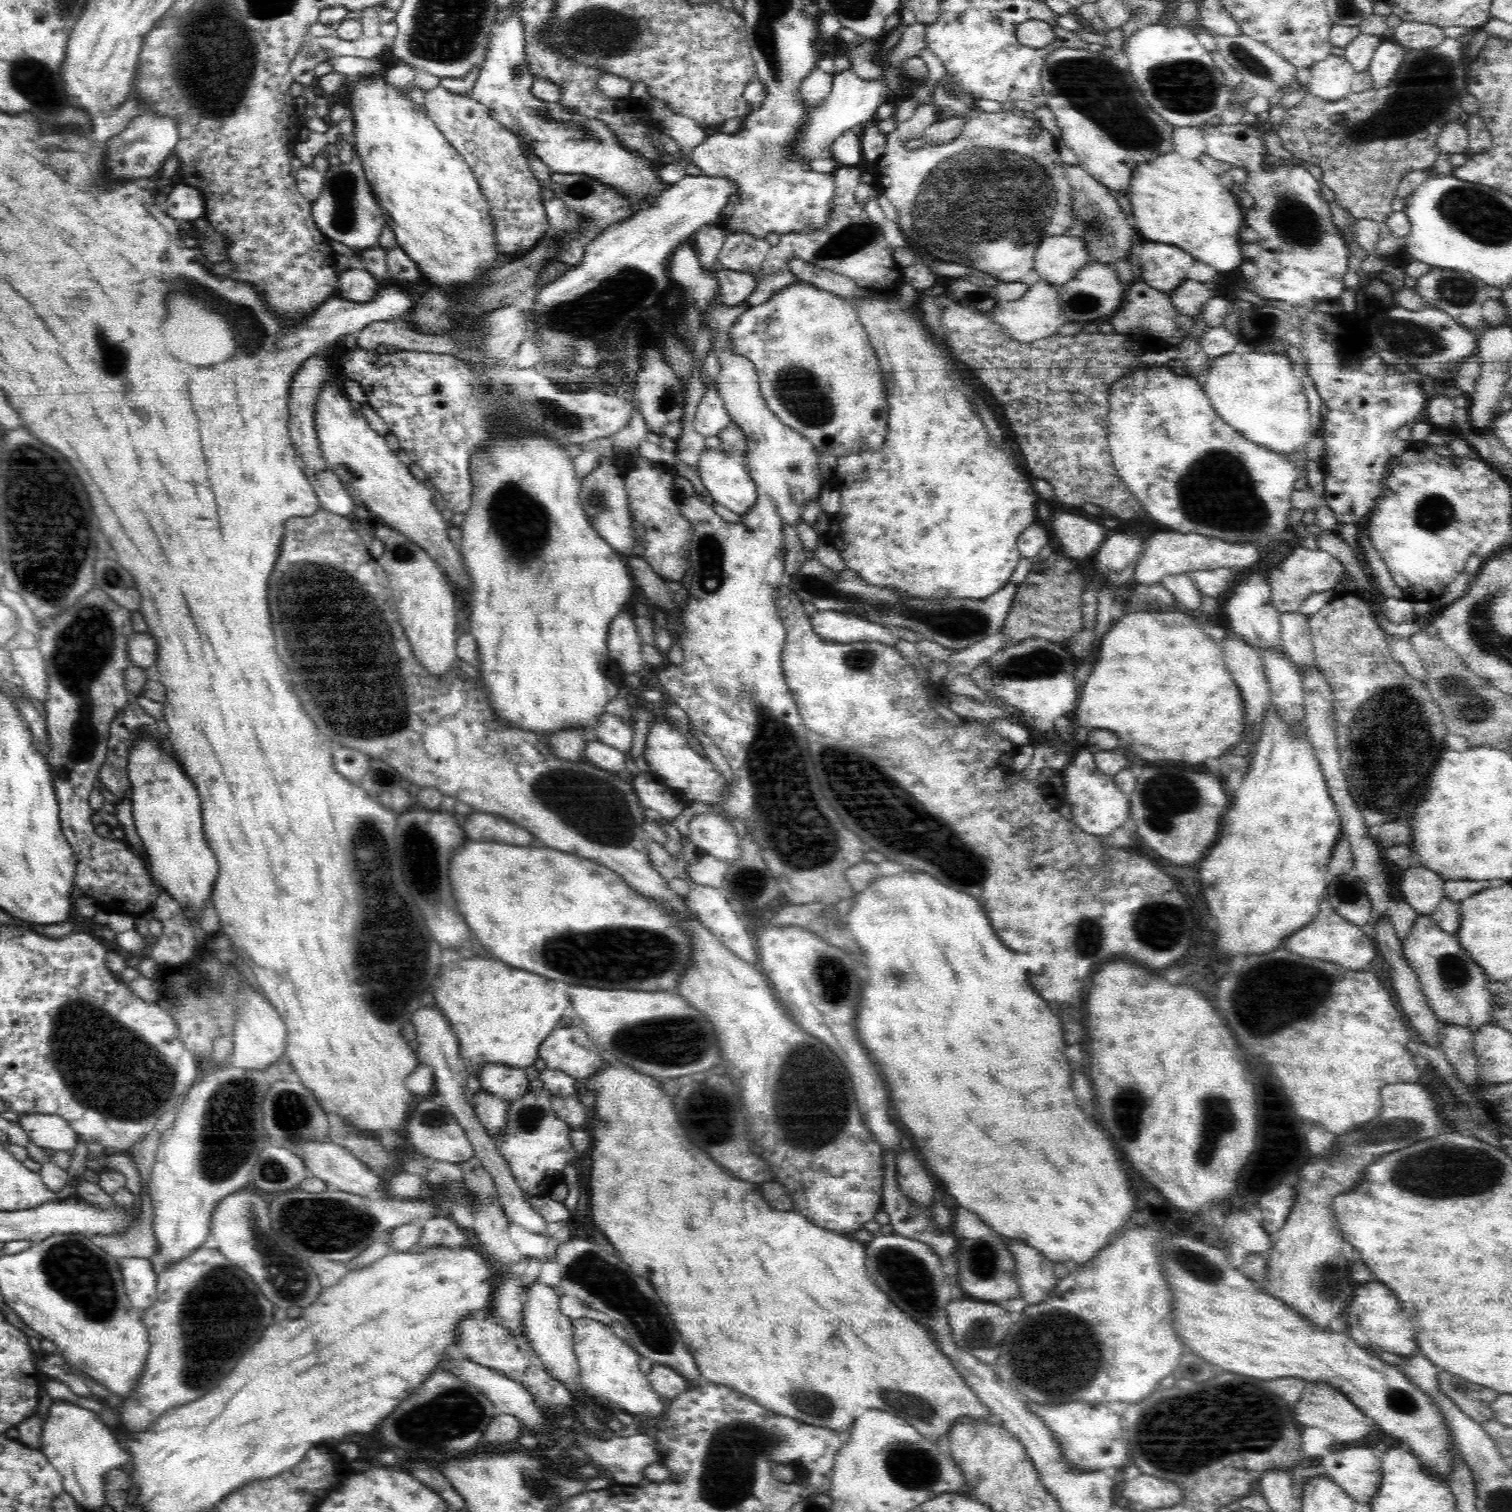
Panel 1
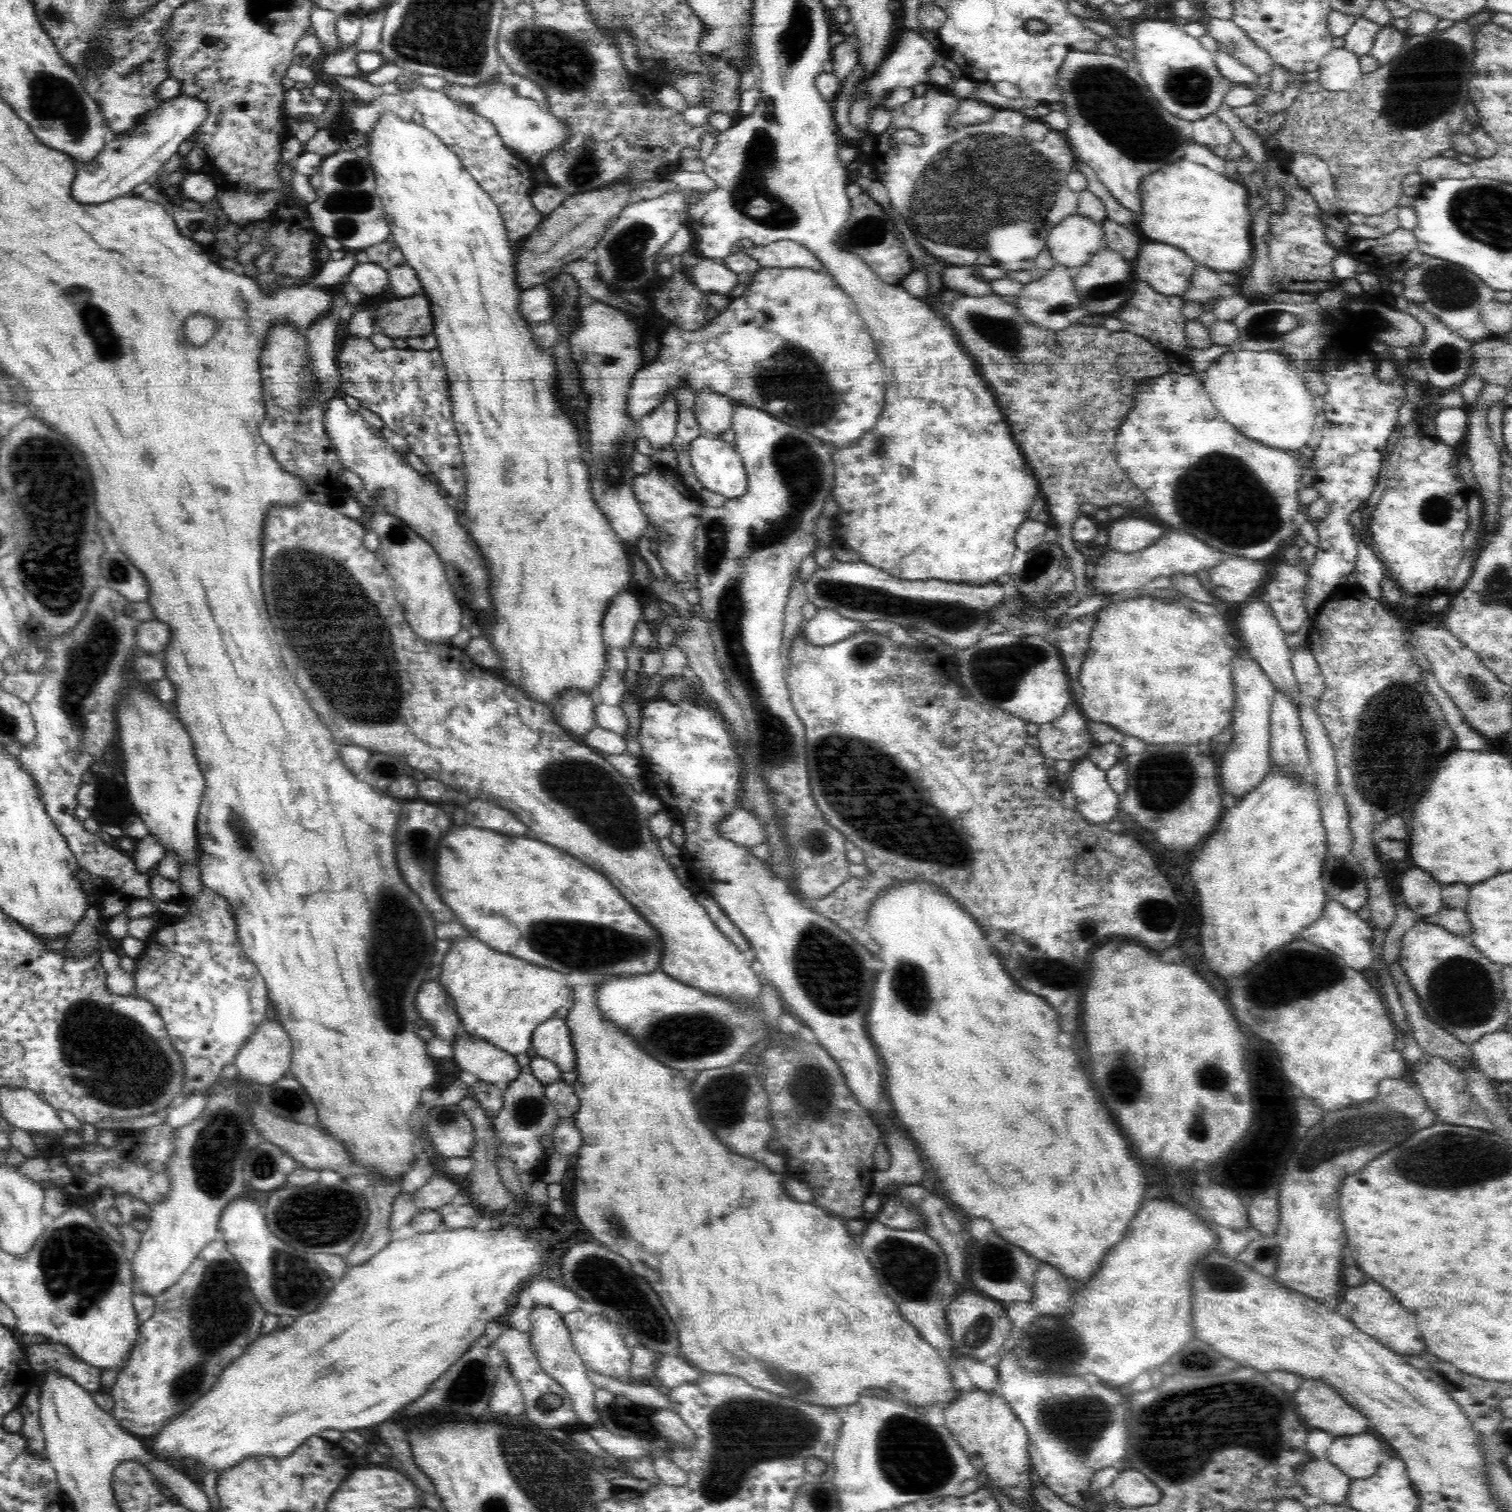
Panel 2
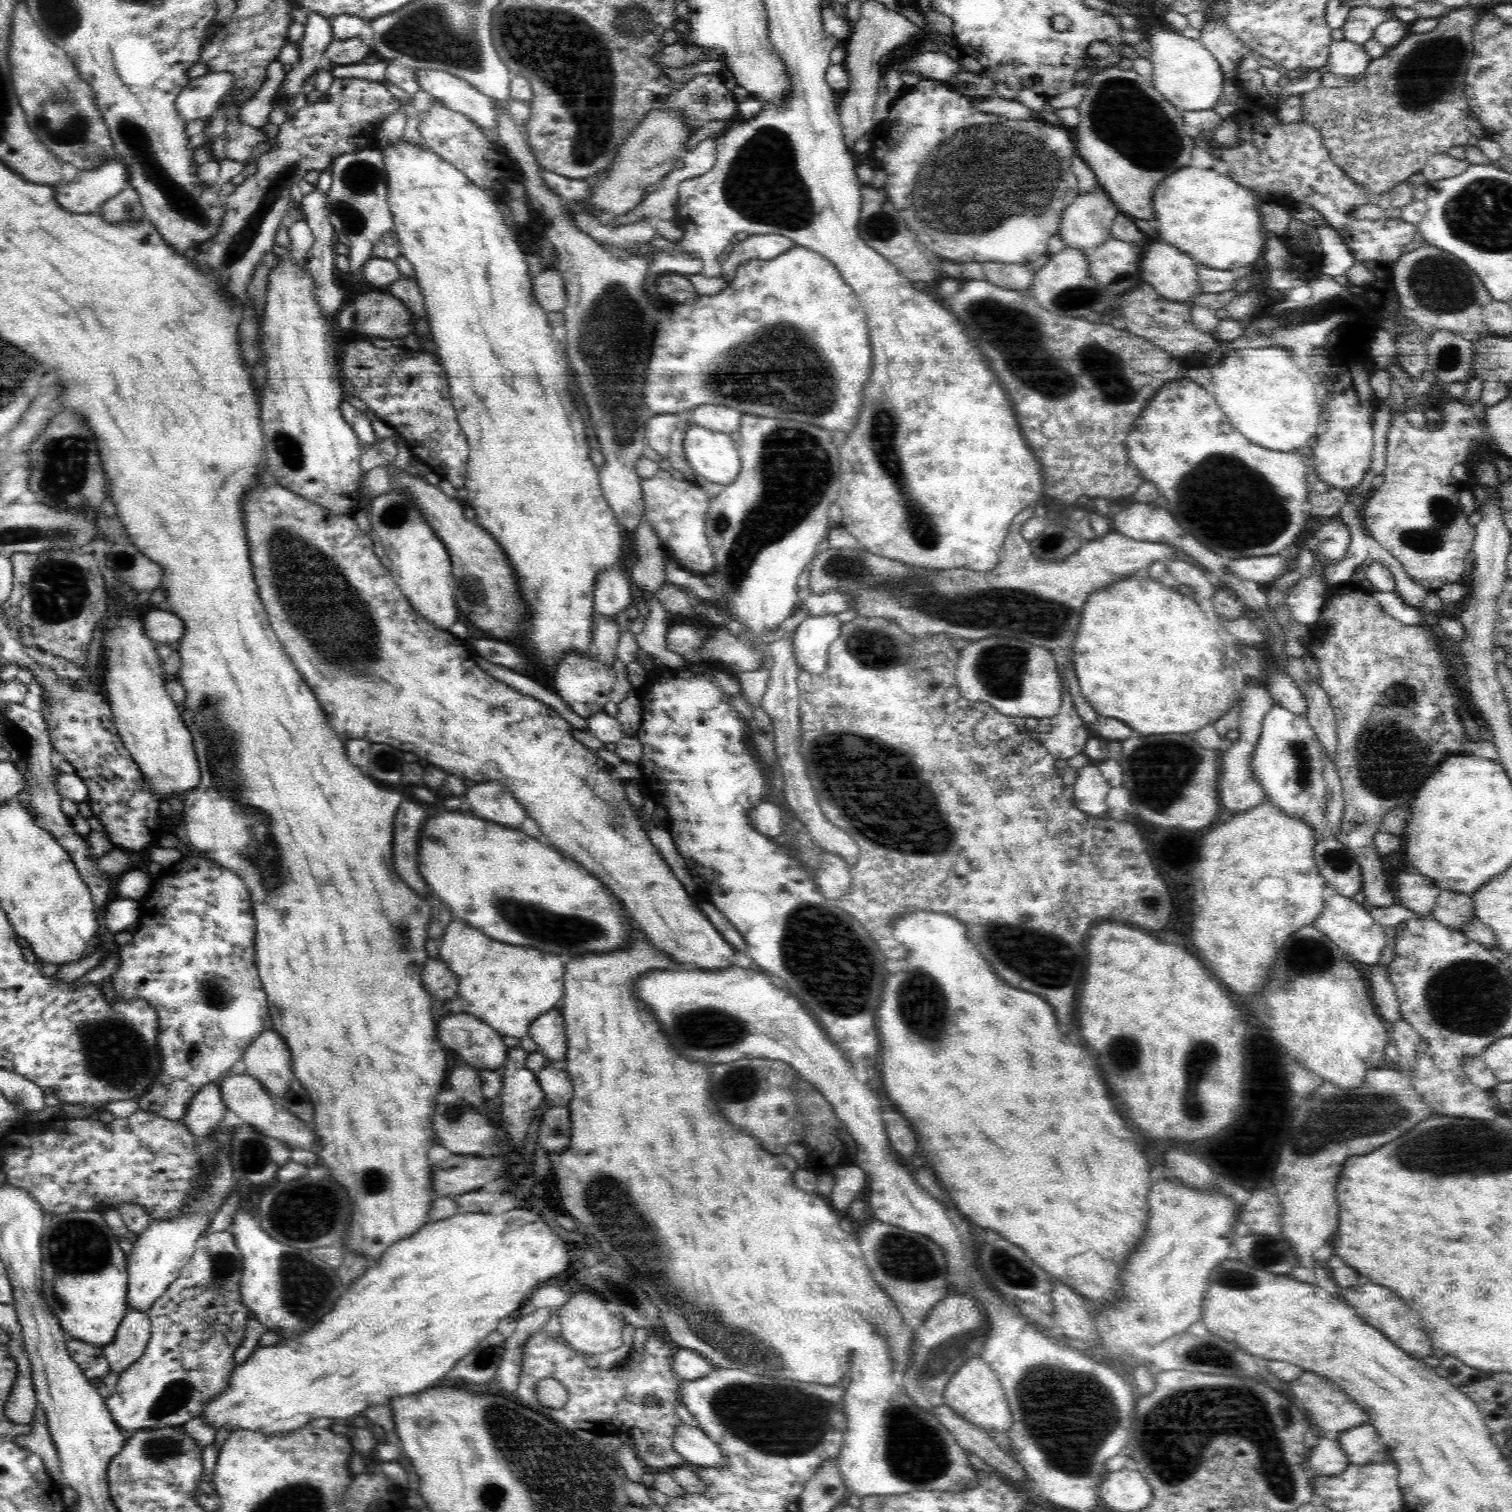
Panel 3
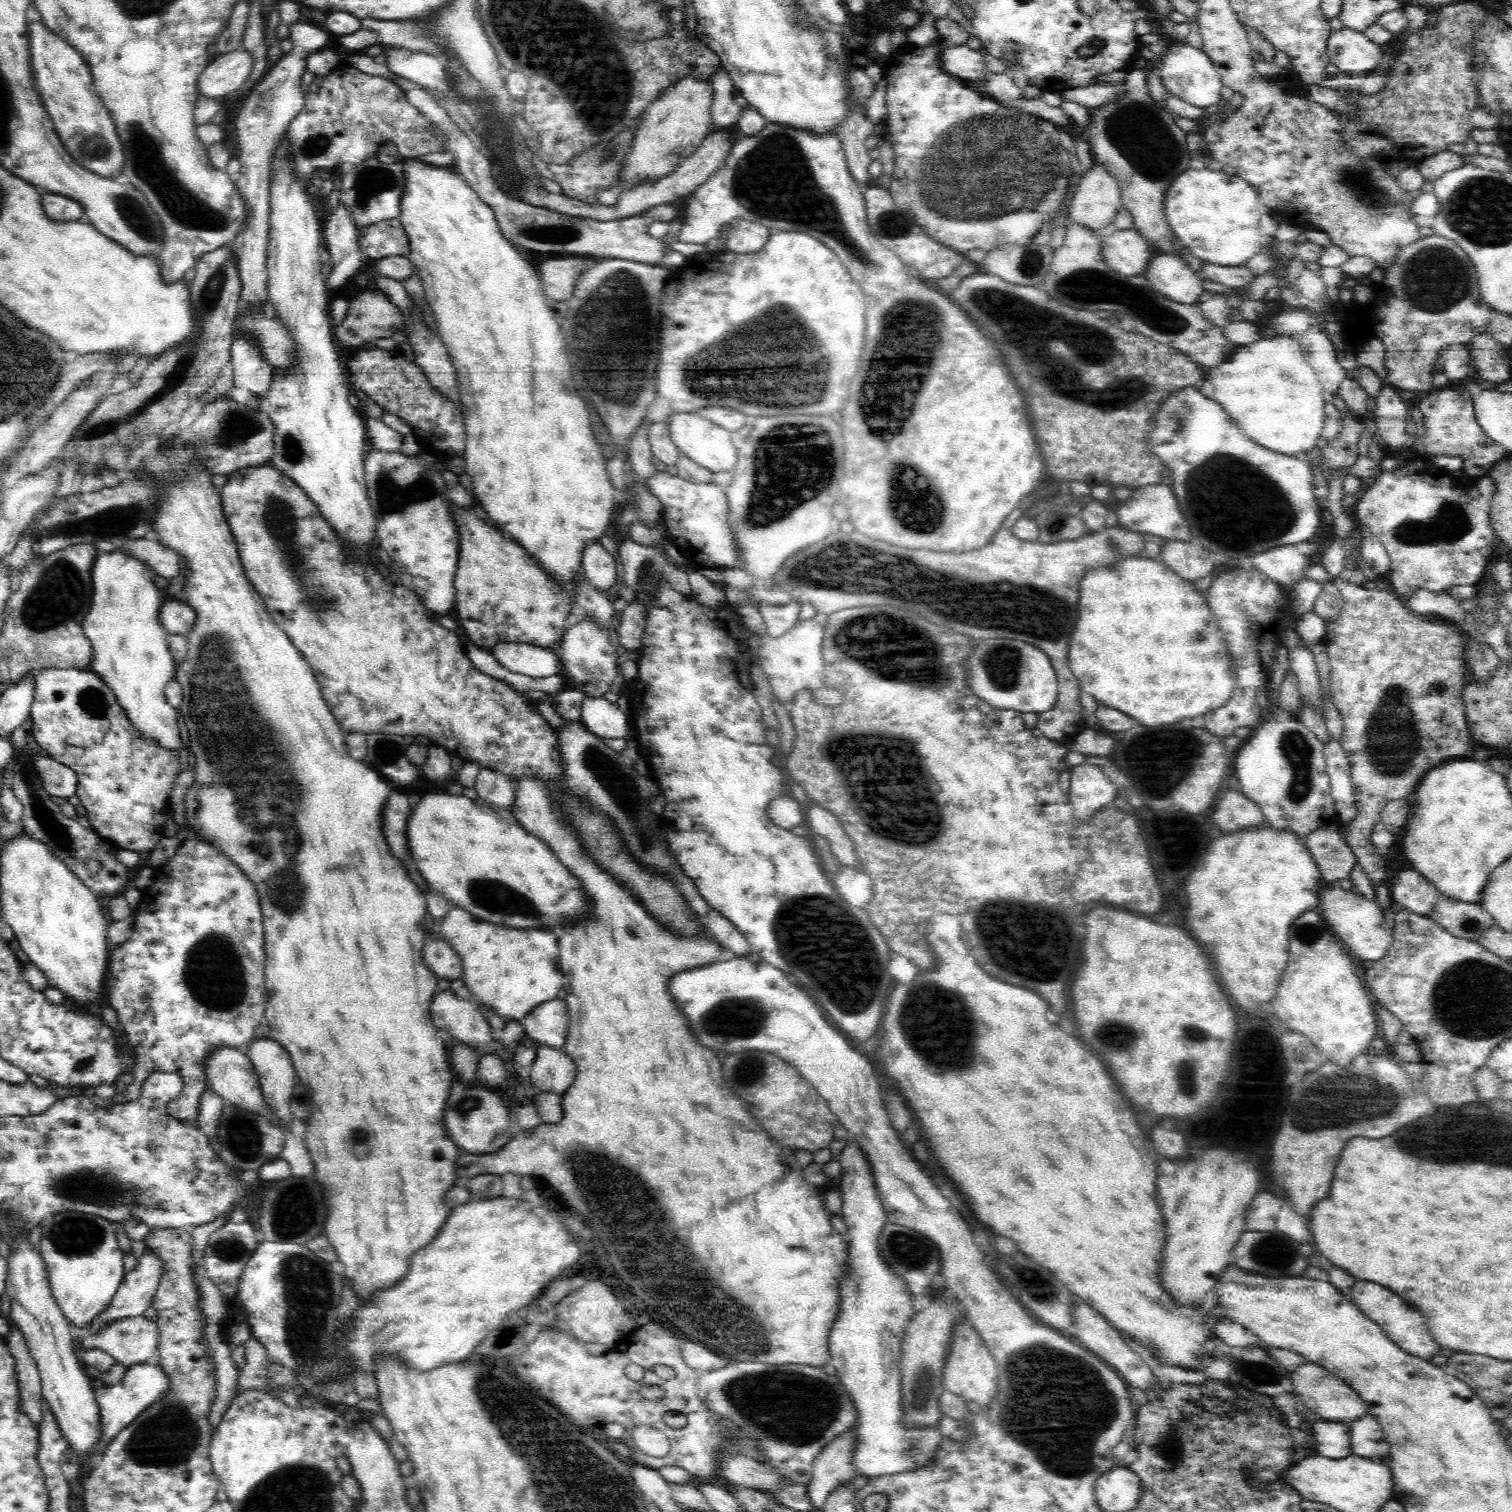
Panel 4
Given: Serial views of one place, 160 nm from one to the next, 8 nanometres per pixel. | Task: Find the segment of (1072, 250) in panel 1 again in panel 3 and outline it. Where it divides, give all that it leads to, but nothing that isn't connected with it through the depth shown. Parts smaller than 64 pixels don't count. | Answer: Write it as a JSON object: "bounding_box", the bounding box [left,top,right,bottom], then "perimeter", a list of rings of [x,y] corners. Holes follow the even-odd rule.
{"bounding_box":[1057,186,1120,251],"perimeter":[[[1100,186],[1095,193],[1079,194],[1076,200],[1063,210],[1057,234],[1060,235],[1065,246],[1086,251],[1092,246],[1104,244],[1108,238],[1111,238],[1112,223],[1120,213],[1119,207]]]}

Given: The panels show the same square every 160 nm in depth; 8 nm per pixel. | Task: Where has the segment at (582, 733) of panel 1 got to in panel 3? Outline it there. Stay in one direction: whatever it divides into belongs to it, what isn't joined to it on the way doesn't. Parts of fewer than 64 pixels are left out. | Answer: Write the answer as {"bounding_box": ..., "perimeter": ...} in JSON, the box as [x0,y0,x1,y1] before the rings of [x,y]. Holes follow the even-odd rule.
{"bounding_box":[552,650,616,719],"perimeter":[[[575,650],[568,652],[560,663],[552,670],[556,693],[578,716],[588,719],[596,712],[602,711],[606,702],[610,701],[610,692],[616,682],[616,673],[612,666],[600,664],[592,653],[579,656]]]}

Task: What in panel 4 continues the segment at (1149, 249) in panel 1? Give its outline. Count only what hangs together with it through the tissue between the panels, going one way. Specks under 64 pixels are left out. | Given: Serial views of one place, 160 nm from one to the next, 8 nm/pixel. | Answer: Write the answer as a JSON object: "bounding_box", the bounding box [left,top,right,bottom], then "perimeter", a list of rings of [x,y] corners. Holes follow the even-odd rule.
{"bounding_box":[1146,254,1205,305],"perimeter":[[[1158,254],[1148,264],[1146,278],[1164,296],[1186,305],[1195,305],[1205,291],[1197,272],[1174,254]]]}

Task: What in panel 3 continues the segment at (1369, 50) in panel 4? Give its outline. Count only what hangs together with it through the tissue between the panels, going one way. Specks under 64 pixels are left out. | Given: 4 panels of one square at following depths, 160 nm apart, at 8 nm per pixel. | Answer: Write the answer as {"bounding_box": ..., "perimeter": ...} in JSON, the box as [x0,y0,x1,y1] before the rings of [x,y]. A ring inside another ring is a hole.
{"bounding_box":[1327,40,1371,79],"perimeter":[[[1333,40],[1327,60],[1328,72],[1352,79],[1362,75],[1371,58],[1365,53],[1362,44],[1349,40]]]}

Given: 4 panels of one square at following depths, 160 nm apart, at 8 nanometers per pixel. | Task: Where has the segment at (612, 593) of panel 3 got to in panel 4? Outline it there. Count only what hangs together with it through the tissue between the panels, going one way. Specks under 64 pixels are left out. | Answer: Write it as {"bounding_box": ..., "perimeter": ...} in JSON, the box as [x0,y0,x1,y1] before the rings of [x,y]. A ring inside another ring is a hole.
{"bounding_box":[582,541,619,595],"perimeter":[[[599,541],[590,542],[582,552],[582,576],[586,583],[608,595],[610,588],[617,589],[619,584],[616,575],[614,557],[602,547]]]}

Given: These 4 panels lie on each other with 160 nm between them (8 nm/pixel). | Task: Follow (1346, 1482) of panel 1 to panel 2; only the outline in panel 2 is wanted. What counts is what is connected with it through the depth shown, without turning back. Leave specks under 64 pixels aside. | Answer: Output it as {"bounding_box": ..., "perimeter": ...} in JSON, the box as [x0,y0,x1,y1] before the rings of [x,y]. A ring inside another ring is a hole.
{"bounding_box":[1325,1434,1392,1480],"perimeter":[[[1372,1434],[1336,1438],[1325,1456],[1351,1480],[1370,1478],[1380,1464],[1392,1458]]]}

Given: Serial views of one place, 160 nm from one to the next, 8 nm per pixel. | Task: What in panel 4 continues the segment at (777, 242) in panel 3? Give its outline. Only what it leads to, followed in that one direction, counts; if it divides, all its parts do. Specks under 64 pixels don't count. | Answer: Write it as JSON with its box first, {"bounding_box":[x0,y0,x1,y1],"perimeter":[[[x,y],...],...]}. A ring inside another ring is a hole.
{"bounding_box":[725,220,771,254],"perimeter":[[[732,220],[728,234],[725,243],[727,250],[738,254],[754,254],[768,242],[771,230],[747,220]]]}

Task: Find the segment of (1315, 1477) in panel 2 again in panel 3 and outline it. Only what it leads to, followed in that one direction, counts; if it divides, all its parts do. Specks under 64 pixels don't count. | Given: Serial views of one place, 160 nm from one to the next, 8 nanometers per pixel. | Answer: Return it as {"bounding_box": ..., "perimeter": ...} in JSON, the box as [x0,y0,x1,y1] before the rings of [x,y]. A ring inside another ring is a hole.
{"bounding_box":[1307,1436,1349,1476],"perimeter":[[[1326,1436],[1316,1442],[1320,1444],[1307,1460],[1312,1468],[1313,1476],[1338,1476],[1349,1464],[1348,1456],[1341,1449],[1337,1440],[1326,1440]]]}

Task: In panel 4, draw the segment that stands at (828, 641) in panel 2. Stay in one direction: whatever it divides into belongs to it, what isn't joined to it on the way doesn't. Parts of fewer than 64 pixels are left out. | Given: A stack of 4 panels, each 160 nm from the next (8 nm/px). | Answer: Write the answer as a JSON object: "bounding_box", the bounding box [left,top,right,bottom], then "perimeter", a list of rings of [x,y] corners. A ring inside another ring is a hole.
{"bounding_box":[743,619,844,707],"perimeter":[[[814,619],[798,621],[788,632],[778,638],[752,633],[745,626],[743,635],[747,639],[757,638],[760,640],[759,659],[762,670],[767,674],[773,696],[785,707],[792,706],[795,694],[802,689],[808,689],[816,703],[834,706],[843,703],[844,693],[825,685],[826,665],[821,653],[824,627],[818,621],[814,621]]]}

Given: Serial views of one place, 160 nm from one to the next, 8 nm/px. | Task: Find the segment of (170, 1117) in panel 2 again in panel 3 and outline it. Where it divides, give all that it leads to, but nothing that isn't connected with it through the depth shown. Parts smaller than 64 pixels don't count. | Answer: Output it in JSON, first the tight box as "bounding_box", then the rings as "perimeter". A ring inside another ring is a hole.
{"bounding_box":[180,1080,226,1138],"perimeter":[[[216,1080],[196,1093],[180,1121],[197,1138],[205,1137],[220,1128],[226,1108],[219,1080]]]}

